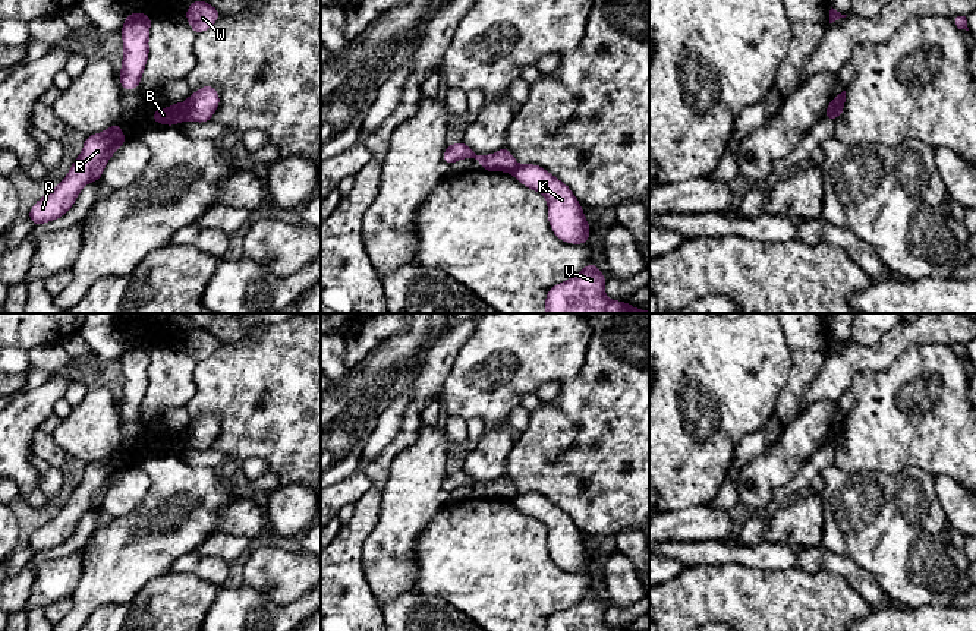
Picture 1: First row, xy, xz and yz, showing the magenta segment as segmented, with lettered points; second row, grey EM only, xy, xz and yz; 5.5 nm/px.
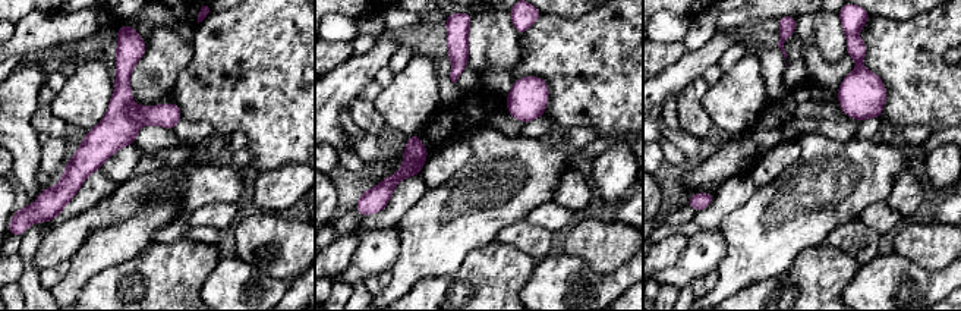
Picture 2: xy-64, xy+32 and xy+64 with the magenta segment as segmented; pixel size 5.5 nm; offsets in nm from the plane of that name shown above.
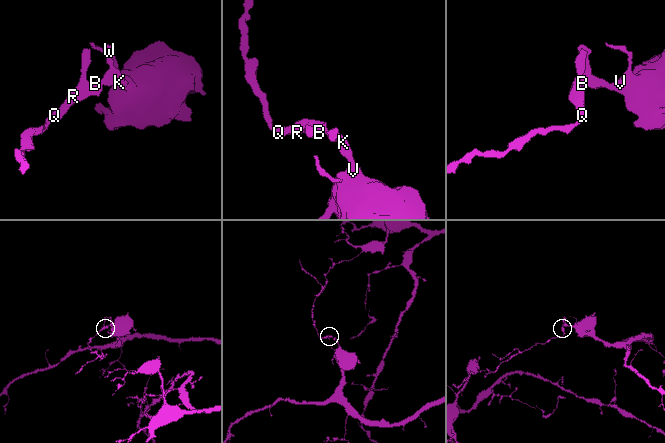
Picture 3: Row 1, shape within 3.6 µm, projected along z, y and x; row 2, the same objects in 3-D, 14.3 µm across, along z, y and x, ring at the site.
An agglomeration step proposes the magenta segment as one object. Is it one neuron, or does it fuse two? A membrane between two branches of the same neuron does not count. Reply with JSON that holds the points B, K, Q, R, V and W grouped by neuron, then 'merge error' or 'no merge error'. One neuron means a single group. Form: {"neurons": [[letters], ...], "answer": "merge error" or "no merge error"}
{"neurons": [["B", "Q", "R"], ["K", "V", "W"]], "answer": "merge error"}

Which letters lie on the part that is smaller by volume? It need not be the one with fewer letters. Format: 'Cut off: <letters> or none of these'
Cut off: B, Q, R

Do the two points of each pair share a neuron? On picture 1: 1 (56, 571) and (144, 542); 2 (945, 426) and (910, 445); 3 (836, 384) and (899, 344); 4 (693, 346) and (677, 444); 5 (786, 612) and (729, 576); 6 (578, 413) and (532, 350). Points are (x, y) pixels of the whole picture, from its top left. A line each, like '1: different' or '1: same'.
1: different
2: same
3: same
4: same
5: same
6: different

